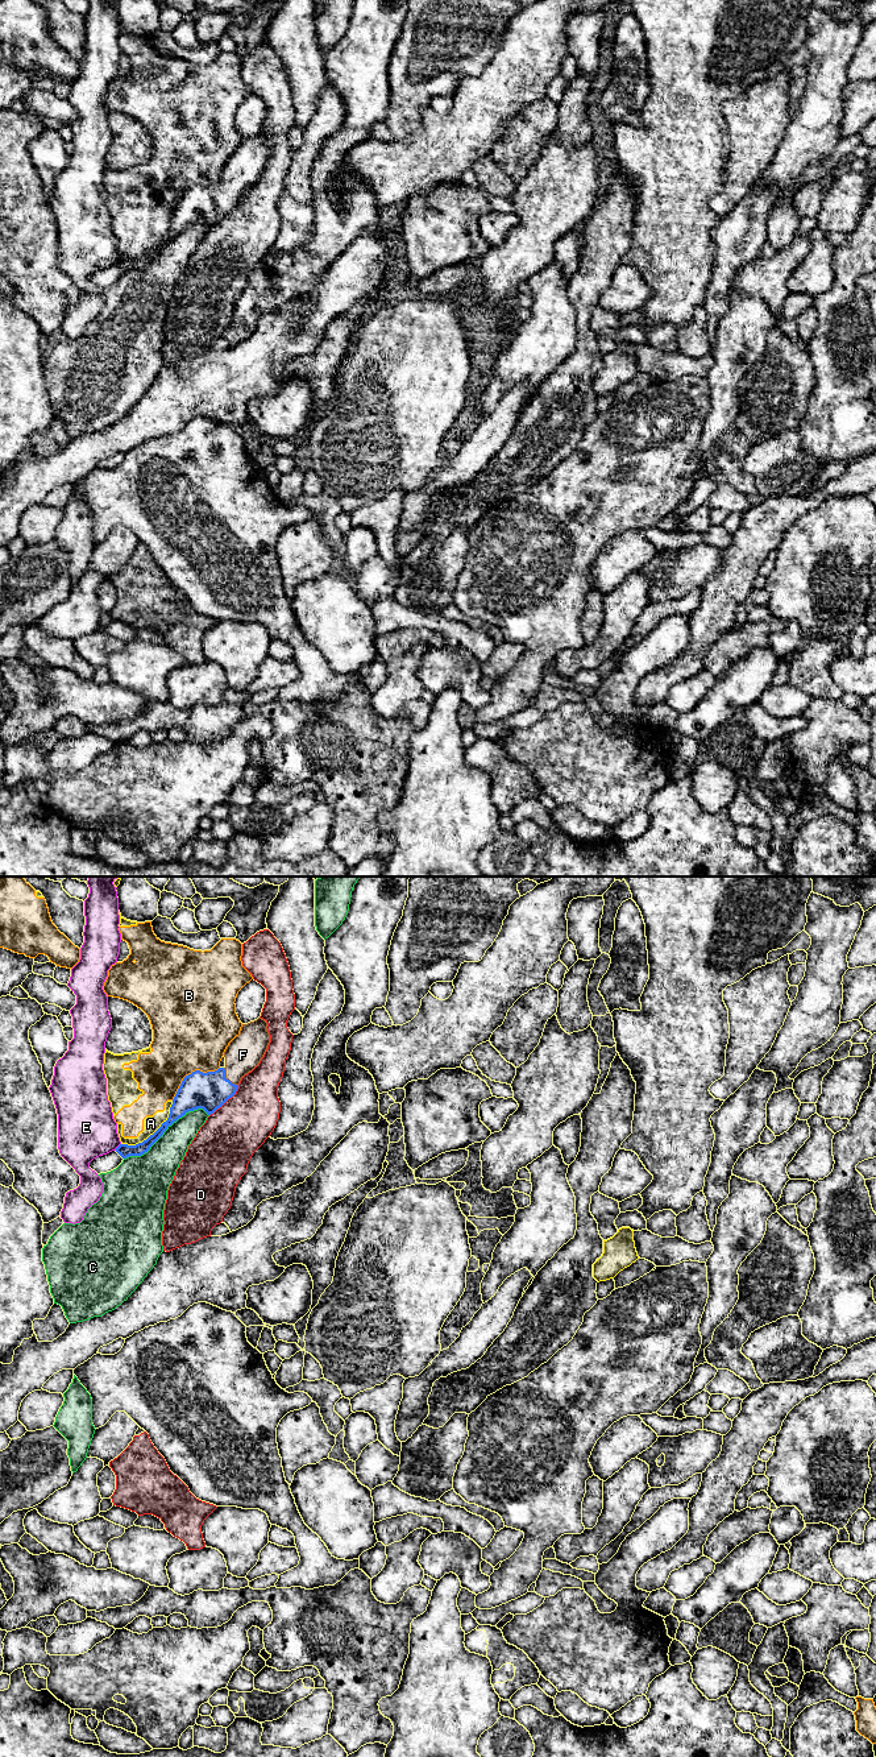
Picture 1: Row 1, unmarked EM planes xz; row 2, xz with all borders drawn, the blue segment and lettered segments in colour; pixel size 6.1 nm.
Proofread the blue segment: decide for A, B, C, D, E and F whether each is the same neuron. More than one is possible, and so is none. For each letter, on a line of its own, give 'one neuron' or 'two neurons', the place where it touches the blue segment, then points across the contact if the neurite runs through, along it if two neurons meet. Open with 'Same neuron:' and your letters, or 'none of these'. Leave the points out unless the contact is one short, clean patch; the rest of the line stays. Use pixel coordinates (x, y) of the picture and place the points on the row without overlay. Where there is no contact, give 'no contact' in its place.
Same neuron: F
A: two neurons; meets blue in xz at (154, 247); border along xz (173, 215), (169, 231), (152, 248), (135, 259), (121, 259)
B: two neurons; meets blue in xz at (191, 187)
C: two neurons; meets blue in xz at (166, 243)
D: two neurons; meets blue in xz at (225, 215)
E: two neurons; meets blue in xz at (117, 261); border along xz (120, 257), (115, 264)
F: one neuron; meets blue in xz at (225, 193); runs through xz (210, 204), (225, 193), (236, 182), (243, 169)

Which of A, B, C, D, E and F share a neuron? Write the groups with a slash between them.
A B / C / D / E / F

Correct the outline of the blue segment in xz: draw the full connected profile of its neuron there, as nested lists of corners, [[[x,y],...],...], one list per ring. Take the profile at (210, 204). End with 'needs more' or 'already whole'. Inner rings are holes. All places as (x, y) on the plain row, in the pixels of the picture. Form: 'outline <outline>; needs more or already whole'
outline [[[261,132],[242,138],[240,149],[229,157],[224,166],[225,181],[207,187],[195,185],[186,190],[173,214],[167,235],[142,257],[120,258],[116,266],[123,273],[141,270],[150,264],[169,240],[188,225],[203,223],[211,229],[220,223],[236,208],[241,192],[252,186],[263,171],[270,157],[266,141],[266,134]]]; needs more

